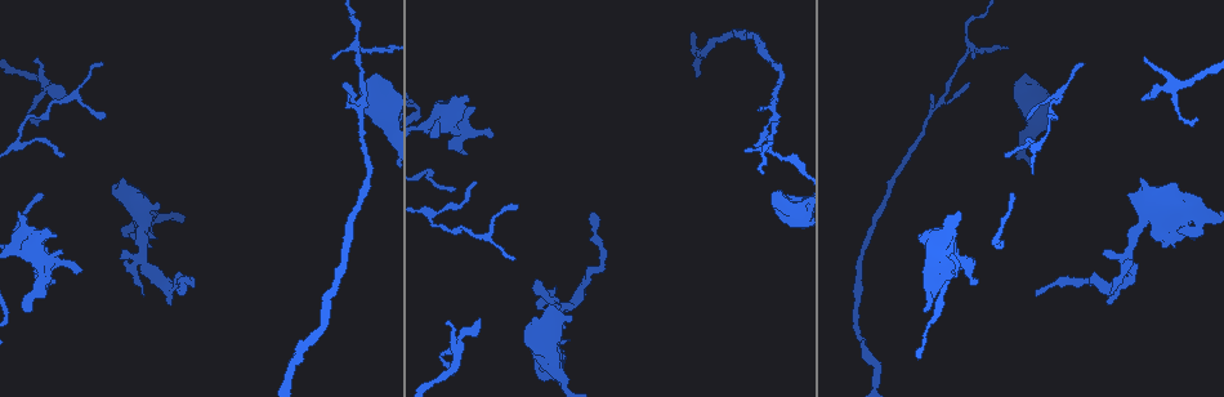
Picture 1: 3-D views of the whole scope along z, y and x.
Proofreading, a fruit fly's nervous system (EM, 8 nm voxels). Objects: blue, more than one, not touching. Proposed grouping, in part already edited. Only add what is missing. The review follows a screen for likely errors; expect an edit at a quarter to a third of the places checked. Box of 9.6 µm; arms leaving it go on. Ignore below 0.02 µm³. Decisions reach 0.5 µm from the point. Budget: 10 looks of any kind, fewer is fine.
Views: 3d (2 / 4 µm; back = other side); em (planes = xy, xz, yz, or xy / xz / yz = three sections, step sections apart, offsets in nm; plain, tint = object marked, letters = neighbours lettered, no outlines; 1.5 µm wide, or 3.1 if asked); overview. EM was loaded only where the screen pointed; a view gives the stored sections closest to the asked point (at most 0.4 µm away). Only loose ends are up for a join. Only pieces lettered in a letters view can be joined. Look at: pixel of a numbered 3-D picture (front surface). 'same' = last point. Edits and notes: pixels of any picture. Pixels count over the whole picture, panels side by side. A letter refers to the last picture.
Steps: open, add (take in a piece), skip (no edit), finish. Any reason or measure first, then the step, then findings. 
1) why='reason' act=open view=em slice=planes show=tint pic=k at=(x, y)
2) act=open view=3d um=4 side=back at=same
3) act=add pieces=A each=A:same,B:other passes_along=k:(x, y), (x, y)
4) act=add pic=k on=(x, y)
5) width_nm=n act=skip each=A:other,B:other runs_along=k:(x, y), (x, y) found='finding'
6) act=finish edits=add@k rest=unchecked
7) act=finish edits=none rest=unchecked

why='free end' act=open view=3d um=2 pic=1 at=(371, 75)

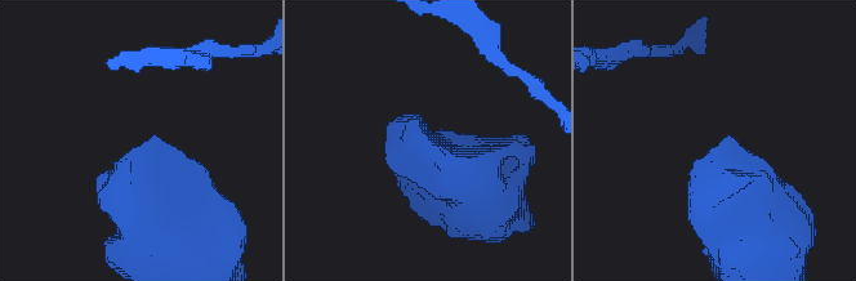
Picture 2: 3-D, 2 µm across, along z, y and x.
act=open view=em slice=yz step=4 show=tint pic=2 at=(421, 134)

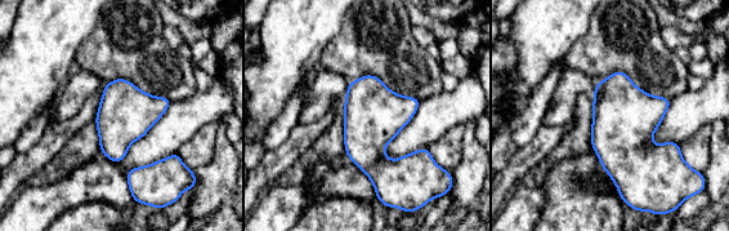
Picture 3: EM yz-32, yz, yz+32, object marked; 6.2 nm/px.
why='cut it another way' act=open view=em slice=planes show=letters at=same

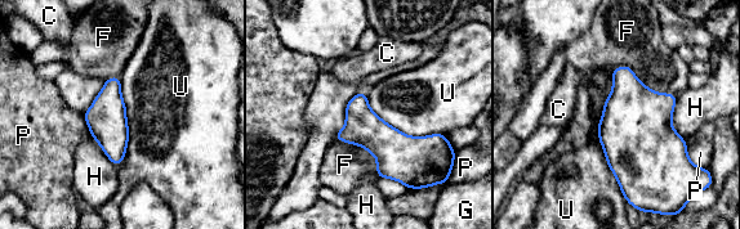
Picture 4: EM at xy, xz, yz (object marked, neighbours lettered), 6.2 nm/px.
width_nm=220 act=skip each=C:other,F:other,G:other,H:other,P:other,U:other border=4:(611, 72), (598, 142), (628, 202) found='no lettered piece goes on from it'

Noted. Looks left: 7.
why='tapers out' act=open view=em slice=yz step=8 show=plain pic=1 at=(1036, 293)

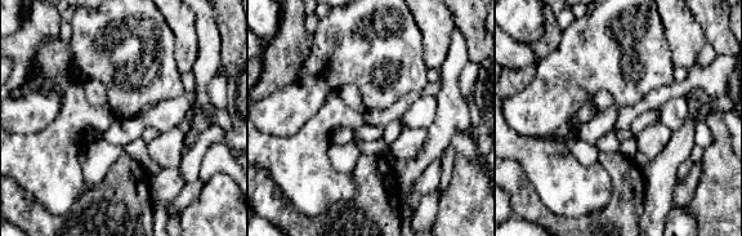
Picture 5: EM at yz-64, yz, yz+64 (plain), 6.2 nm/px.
act=open view=em slice=yz step=8 show=letters at=same

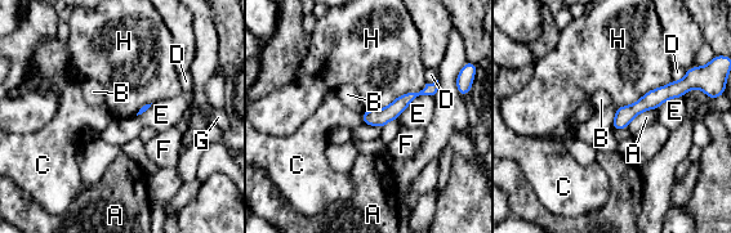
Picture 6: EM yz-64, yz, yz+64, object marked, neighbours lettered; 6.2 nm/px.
act=skip each=A:other,B:other,C:other,D:other,E:other,F:other,G:other,H:other runs_along=6:(686, 86), (641, 104), (615, 126) found='none of them fits'

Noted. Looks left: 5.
why='free end' act=open view=3d um=4 pic=1 at=(102, 64)

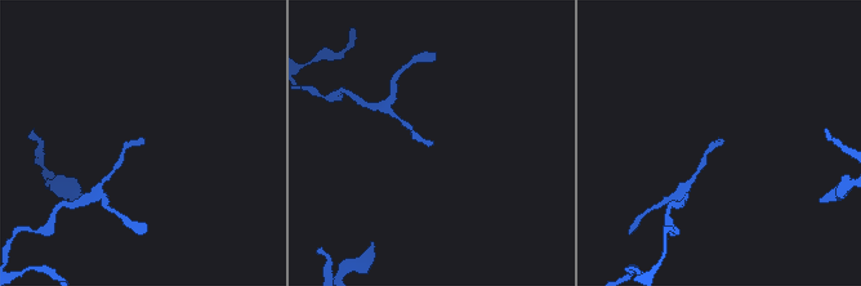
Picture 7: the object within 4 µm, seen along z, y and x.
why='shape alone is not enough' act=open view=em slice=planes show=tint pic=7 at=(721, 140)

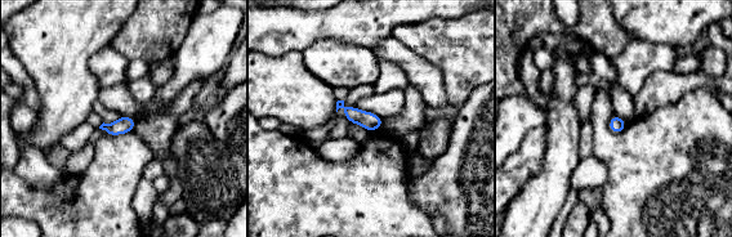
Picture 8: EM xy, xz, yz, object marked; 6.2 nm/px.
act=open view=em slice=planes show=letters at=same

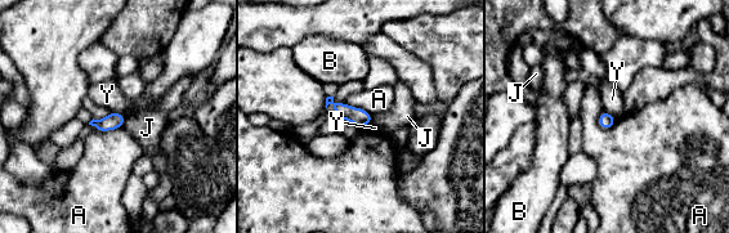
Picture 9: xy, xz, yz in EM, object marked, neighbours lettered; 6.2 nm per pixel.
act=skip each=A:other,B:other,J:other,Y:other border=9:(111, 112), (121, 112), (125, 116) found='no lettered piece goes on from it'

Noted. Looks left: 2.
act=finish edits=none rest=unchecked

